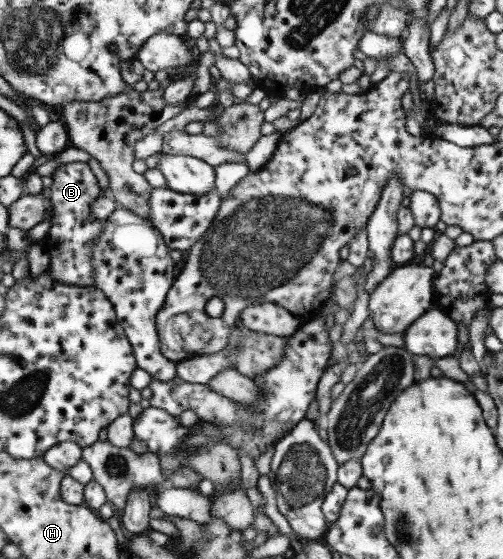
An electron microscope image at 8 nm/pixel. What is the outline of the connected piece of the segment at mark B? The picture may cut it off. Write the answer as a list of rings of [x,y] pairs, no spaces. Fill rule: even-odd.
[[[85,162],[59,164],[50,175],[49,198],[52,210],[49,215],[49,229],[37,241],[48,256],[49,276],[67,286],[88,288],[93,286],[93,265],[89,254],[93,242],[101,234],[101,221],[90,215],[90,204],[99,197],[100,189],[95,176]]]

